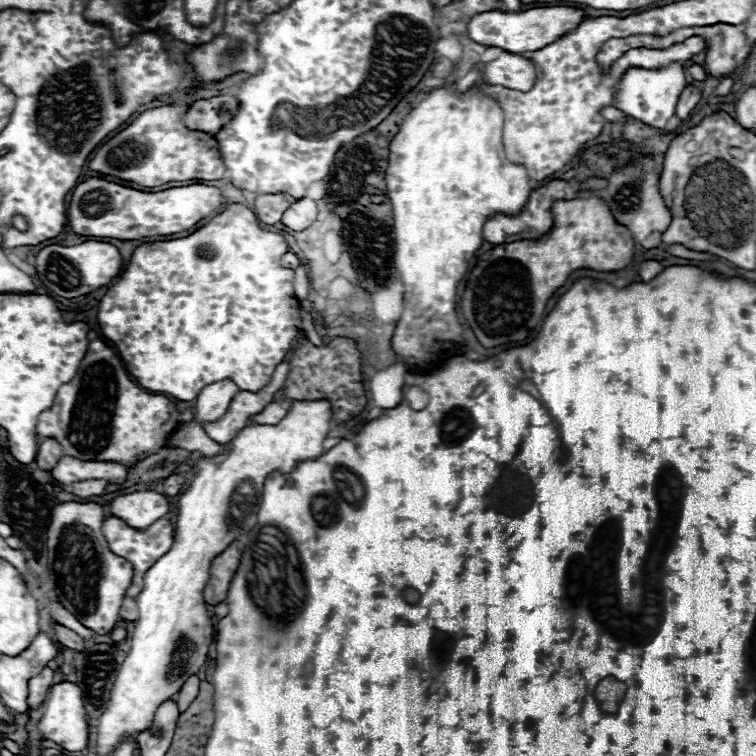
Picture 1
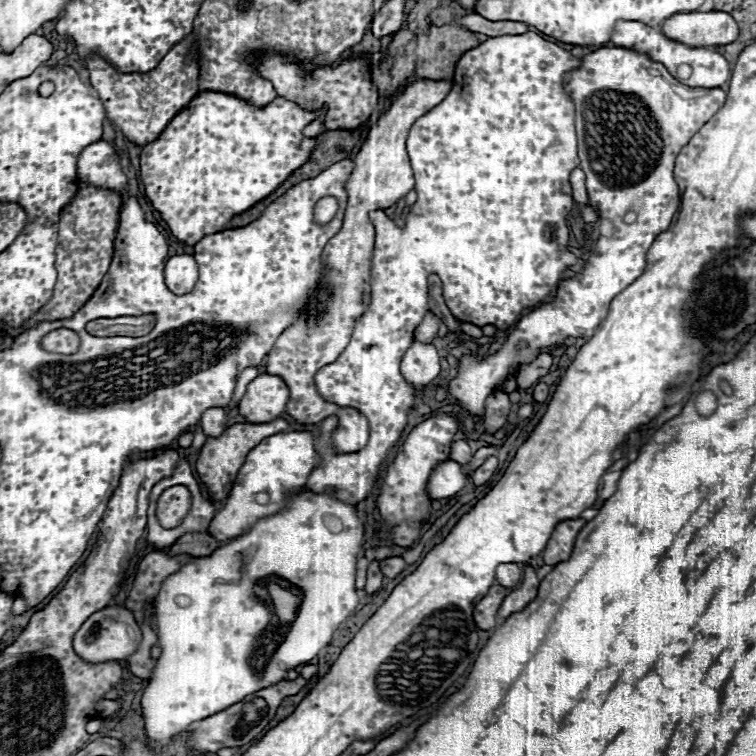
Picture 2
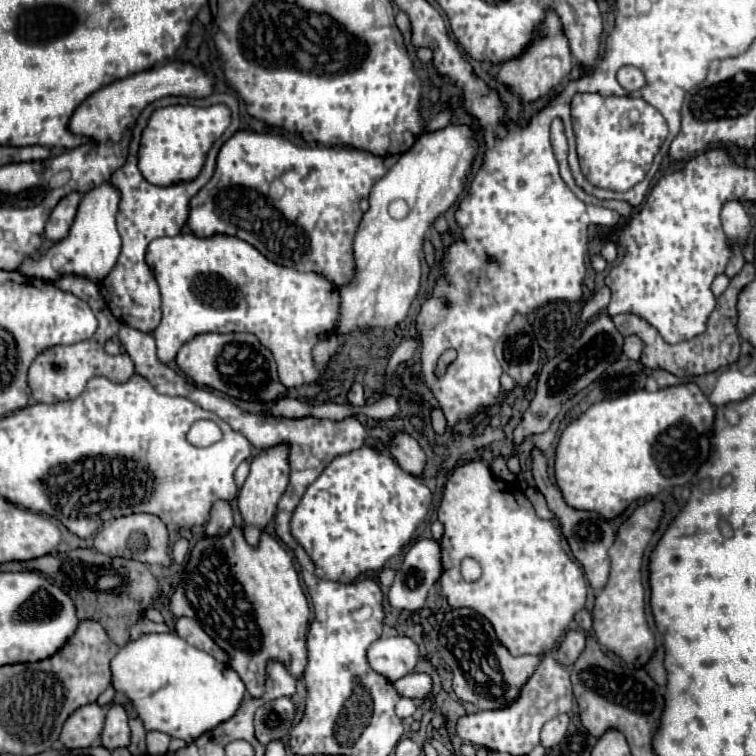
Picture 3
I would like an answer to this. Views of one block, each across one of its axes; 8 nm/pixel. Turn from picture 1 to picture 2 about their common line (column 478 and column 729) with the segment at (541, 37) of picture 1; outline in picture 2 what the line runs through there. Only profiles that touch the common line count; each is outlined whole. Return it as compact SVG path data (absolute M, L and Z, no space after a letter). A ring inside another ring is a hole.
M722 10L712 12L680 12L670 16L662 32L670 40L680 40L688 46L724 46L738 38L736 20Z

